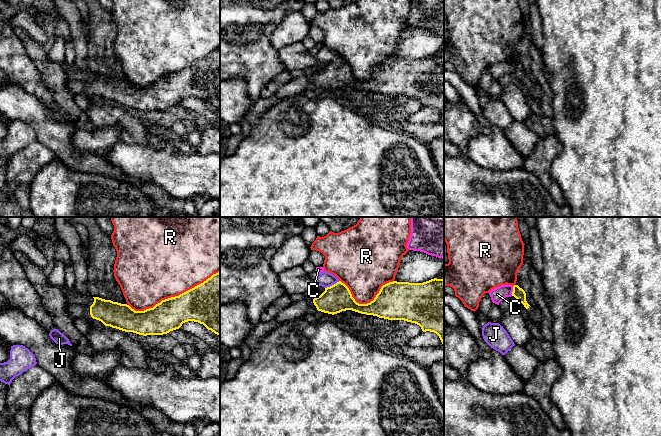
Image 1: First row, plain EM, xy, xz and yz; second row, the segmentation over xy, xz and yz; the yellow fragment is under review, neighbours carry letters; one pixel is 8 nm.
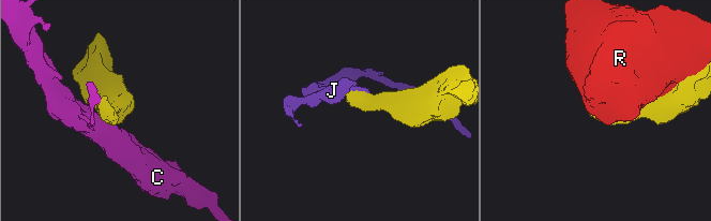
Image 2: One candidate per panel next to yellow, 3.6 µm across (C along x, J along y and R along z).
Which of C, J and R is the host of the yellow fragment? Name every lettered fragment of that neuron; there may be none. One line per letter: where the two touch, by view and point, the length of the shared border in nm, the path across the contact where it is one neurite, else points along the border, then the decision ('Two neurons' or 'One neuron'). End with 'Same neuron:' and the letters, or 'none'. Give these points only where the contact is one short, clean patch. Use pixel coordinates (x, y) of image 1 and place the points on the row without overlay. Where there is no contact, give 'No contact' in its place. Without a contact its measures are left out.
C: Touches yellow at yz (513, 67). Shared border 80 nm. Two neurons
J: Touches yellow at xz (332, 61). Shared border 130 nm. Boundary: xz (339, 57), (325, 64). Two neurons
R: Touches yellow at xy (173, 73). Shared border 800 nm. Two neurons
Same neuron: none

